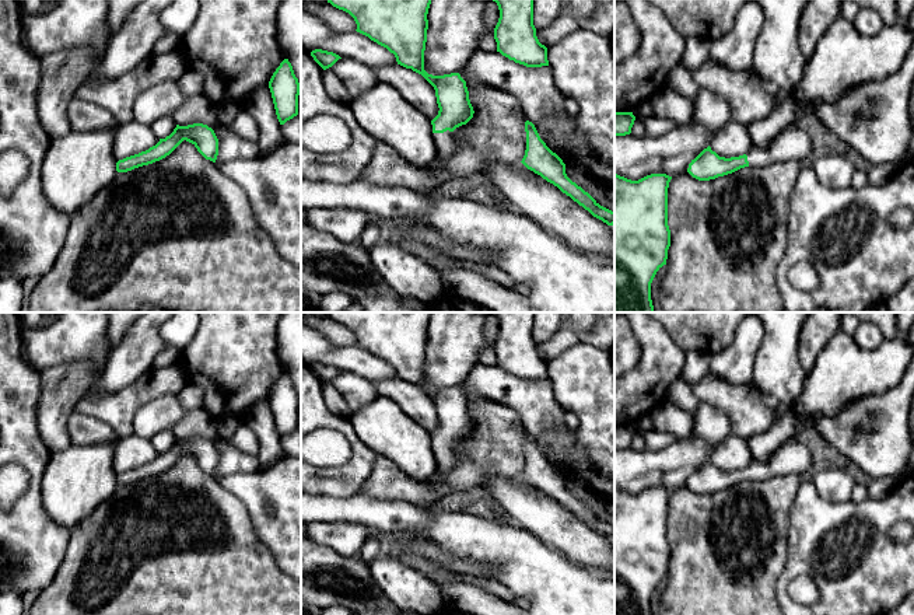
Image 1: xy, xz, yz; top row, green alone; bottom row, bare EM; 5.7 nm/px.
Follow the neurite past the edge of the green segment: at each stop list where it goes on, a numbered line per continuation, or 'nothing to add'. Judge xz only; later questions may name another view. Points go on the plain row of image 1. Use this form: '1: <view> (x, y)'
1: xz (445, 457)

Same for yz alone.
1: yz (792, 457)

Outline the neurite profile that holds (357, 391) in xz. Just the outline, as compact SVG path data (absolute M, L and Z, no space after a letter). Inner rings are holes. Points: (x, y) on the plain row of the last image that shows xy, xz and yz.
M347 371L339 373L326 384L332 385L342 394L350 406L351 413L356 413L378 396L372 381Z

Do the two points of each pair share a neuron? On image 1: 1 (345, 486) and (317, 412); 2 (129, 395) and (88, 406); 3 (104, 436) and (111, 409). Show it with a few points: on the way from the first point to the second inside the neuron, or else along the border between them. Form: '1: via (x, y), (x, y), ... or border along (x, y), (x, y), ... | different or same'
1: via (357, 465), (357, 446), (338, 423) | same
2: via (119, 405), (98, 406) | same
3: border along (77, 411), (100, 418), (119, 437) | different

